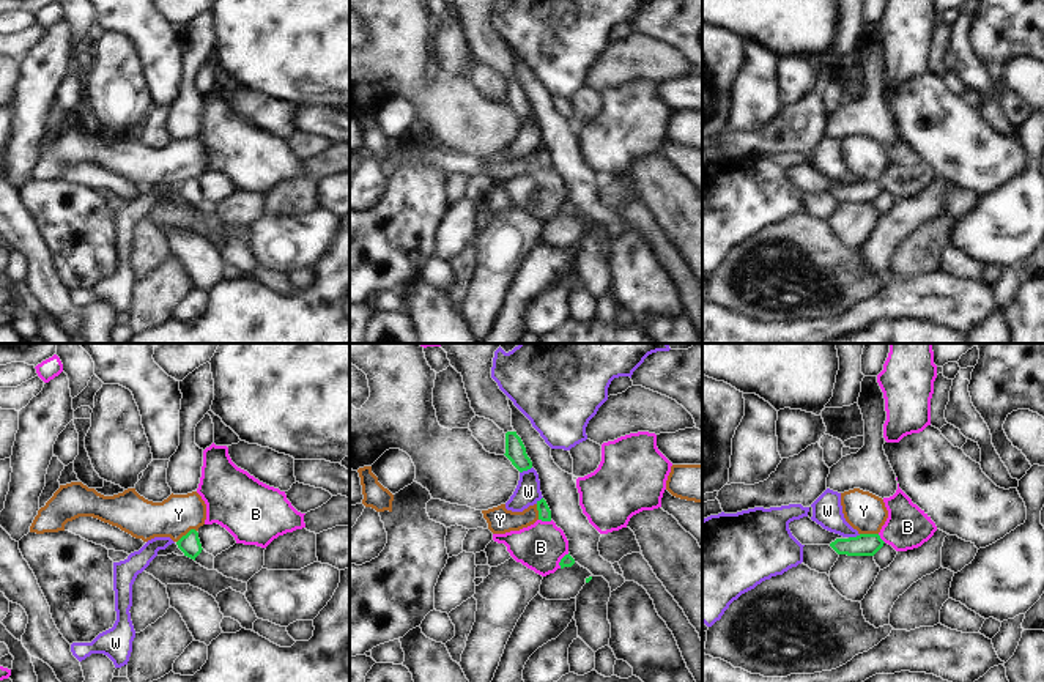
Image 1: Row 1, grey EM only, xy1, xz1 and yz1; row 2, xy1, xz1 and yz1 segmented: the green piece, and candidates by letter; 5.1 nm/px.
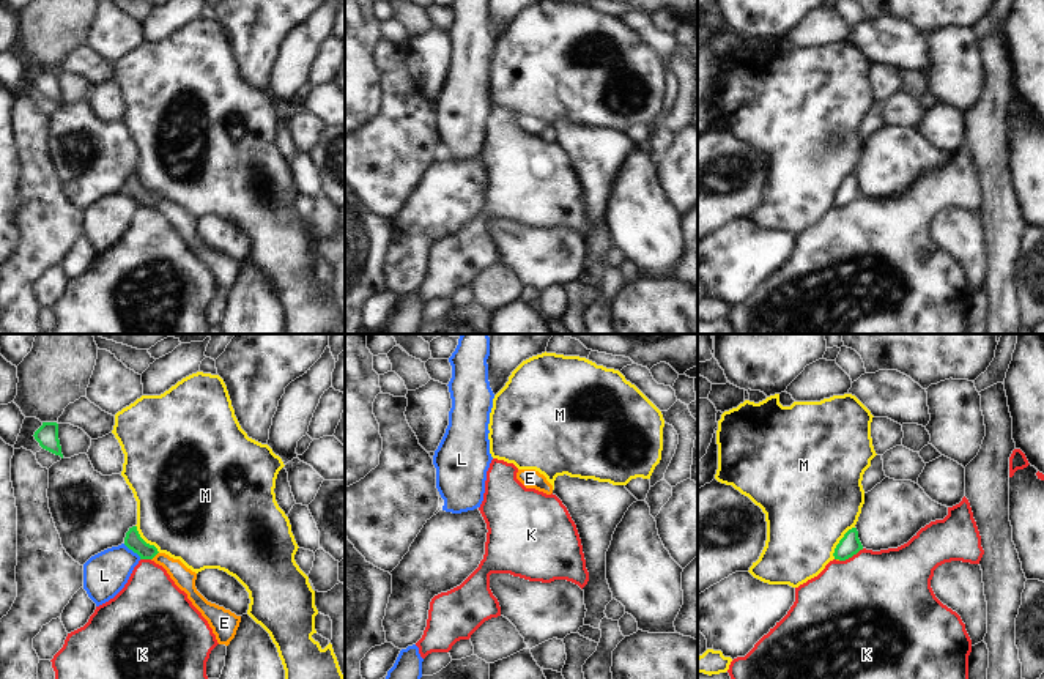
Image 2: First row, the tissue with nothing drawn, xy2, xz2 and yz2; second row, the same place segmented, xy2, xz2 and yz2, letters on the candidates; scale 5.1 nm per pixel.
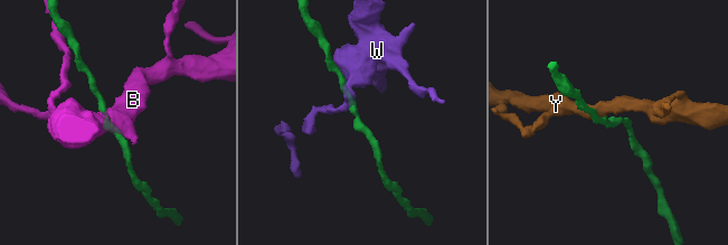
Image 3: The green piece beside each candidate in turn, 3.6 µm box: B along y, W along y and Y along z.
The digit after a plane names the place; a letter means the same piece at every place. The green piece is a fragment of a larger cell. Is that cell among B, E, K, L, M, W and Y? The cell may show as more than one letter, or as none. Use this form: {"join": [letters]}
{"join": ["E"]}

